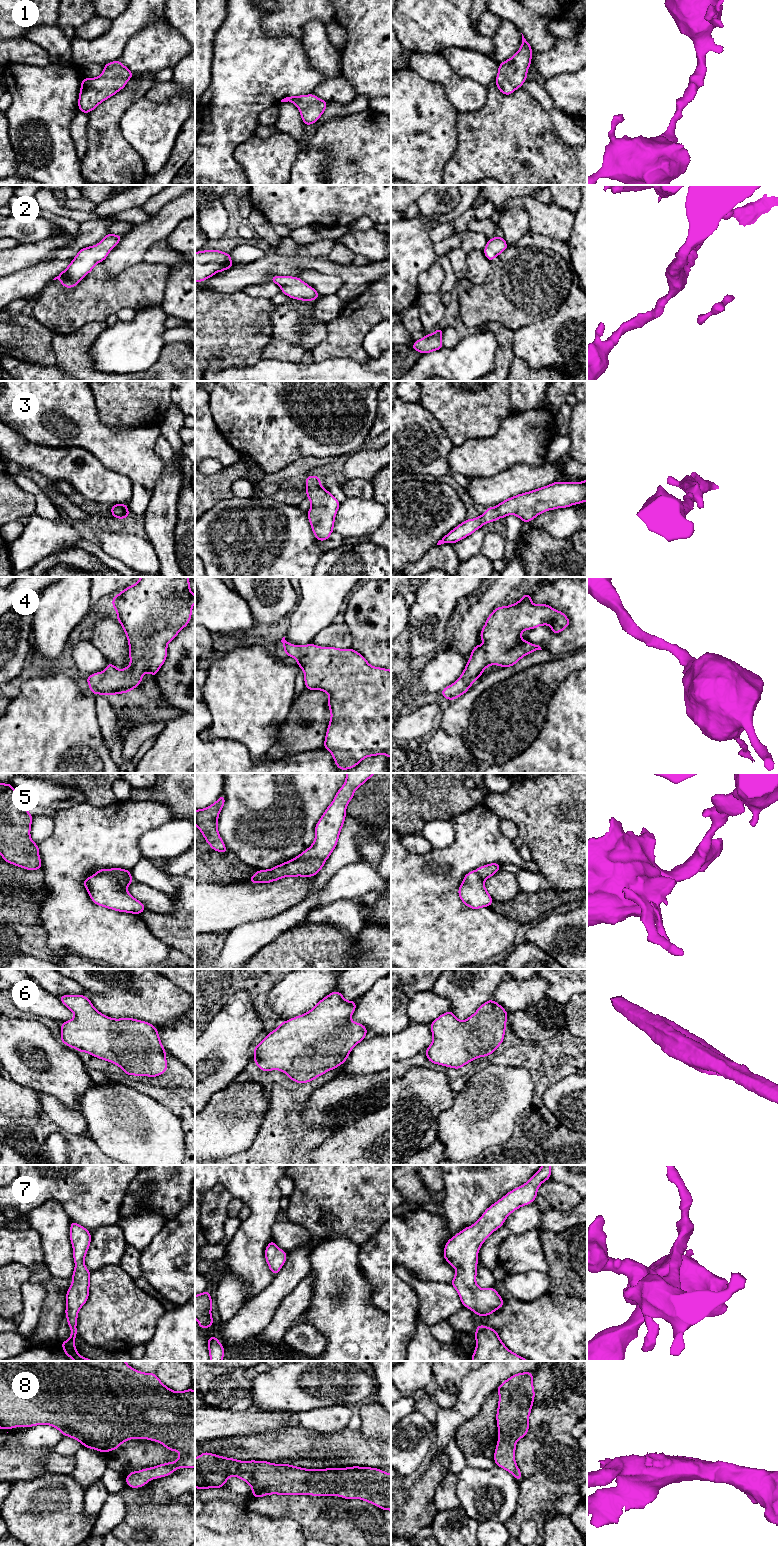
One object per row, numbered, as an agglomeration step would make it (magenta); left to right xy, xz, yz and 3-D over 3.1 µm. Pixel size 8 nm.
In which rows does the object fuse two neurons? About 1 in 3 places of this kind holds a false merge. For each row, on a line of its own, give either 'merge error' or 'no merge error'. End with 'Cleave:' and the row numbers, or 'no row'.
1: no merge error
2: no merge error
3: no merge error
4: no merge error
5: merge error
6: no merge error
7: no merge error
8: no merge error
Cleave: 5

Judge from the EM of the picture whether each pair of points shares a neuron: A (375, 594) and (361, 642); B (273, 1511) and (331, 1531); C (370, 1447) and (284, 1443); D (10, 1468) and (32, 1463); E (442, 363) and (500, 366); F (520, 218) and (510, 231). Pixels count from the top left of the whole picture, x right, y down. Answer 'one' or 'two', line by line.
A: one
B: one
C: one
D: one
E: two
F: one

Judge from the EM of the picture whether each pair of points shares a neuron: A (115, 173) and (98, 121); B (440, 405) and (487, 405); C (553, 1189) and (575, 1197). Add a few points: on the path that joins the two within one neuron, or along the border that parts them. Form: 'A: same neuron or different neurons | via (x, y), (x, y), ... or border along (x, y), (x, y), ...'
A: same neuron | via (111, 160), (108, 156), (104, 134)
B: same neuron | via (452, 405), (475, 405)
C: same neuron | via (558, 1194), (561, 1197), (570, 1197)

